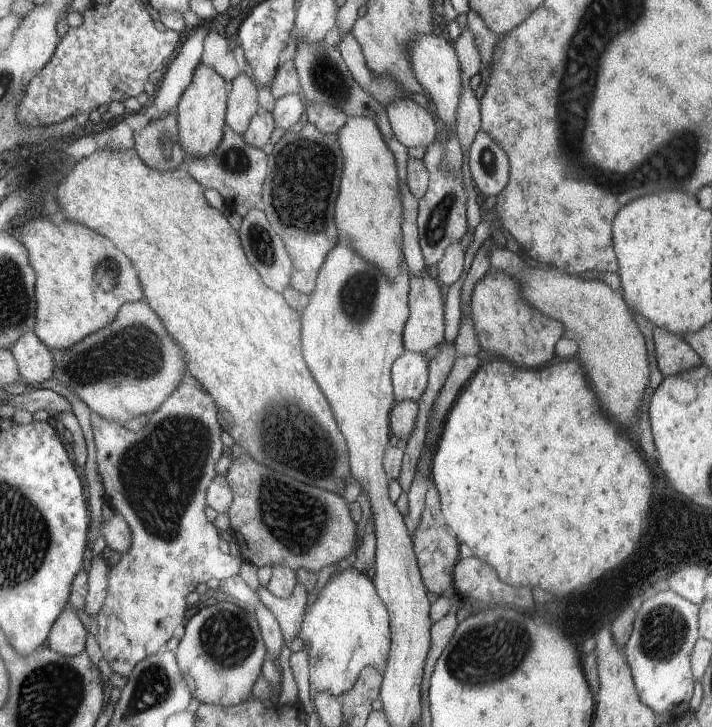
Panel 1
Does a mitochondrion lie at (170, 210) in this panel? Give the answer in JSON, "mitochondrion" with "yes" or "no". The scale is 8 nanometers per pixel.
{"mitochondrion":"no"}

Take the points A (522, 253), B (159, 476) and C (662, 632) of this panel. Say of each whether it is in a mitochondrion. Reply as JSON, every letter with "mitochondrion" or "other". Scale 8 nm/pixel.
{"A":"other","B":"mitochondrion","C":"mitochondrion"}

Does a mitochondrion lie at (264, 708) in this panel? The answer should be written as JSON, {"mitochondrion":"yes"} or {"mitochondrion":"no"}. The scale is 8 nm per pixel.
{"mitochondrion":"no"}

